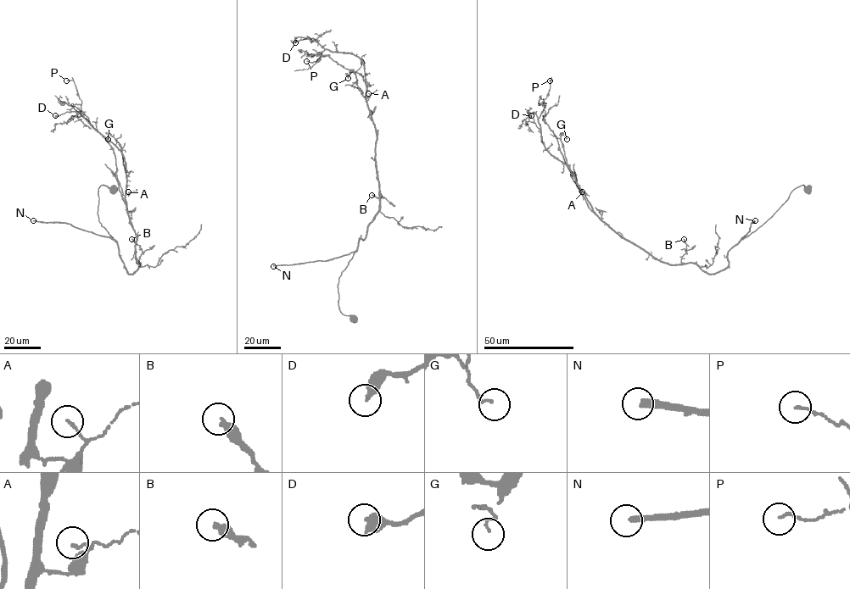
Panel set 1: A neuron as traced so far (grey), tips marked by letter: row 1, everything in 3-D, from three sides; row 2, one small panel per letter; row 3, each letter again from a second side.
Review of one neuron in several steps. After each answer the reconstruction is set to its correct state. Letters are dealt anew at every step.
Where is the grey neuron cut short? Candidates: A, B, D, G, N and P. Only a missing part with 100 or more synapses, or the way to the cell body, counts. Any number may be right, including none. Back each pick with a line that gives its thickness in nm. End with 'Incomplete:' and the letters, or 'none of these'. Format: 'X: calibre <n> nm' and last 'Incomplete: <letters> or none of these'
N: calibre 320 nm
Incomplete: N

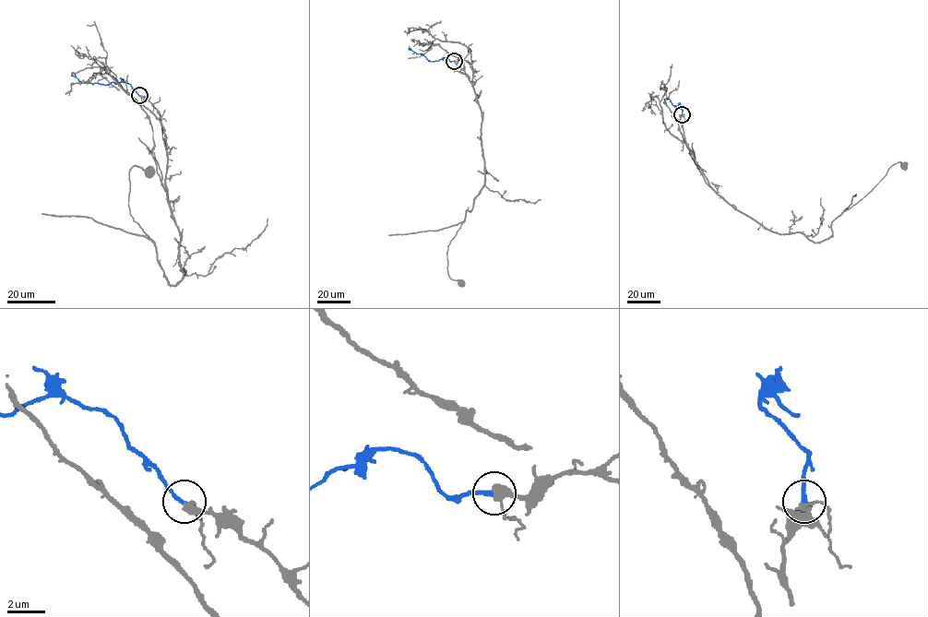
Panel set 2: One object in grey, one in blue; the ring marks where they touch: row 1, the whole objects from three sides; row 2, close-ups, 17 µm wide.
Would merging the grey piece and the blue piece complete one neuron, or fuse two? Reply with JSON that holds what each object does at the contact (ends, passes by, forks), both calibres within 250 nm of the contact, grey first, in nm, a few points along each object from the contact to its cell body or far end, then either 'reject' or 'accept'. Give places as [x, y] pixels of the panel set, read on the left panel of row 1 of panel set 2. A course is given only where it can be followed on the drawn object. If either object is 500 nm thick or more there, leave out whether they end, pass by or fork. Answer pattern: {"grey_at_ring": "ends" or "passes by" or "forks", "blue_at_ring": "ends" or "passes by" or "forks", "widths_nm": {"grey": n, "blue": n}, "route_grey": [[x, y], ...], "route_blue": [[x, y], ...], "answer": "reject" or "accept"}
{"grey_at_ring": "passes by", "blue_at_ring": "ends", "widths_nm": {"grey": 340, "blue": 240}, "route_grey": [[138, 95], [160, 115], [184, 270], [175, 285], [130, 214], [130, 170], [149, 172]], "route_blue": [[138, 95], [128, 83], [82, 83], [72, 73]], "answer": "accept"}

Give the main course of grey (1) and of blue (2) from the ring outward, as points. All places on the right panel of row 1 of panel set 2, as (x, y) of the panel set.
1: (682, 114), (688, 148), (719, 195), (773, 231), (815, 243), (829, 237), (831, 222), (887, 169), (902, 165)
2: (682, 114), (678, 106), (682, 105), (673, 106), (667, 100)

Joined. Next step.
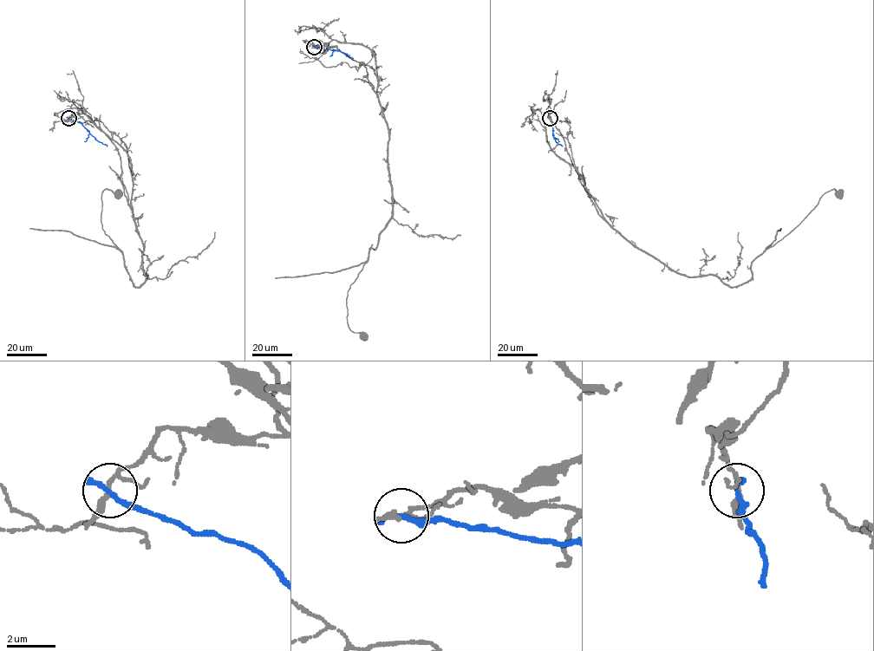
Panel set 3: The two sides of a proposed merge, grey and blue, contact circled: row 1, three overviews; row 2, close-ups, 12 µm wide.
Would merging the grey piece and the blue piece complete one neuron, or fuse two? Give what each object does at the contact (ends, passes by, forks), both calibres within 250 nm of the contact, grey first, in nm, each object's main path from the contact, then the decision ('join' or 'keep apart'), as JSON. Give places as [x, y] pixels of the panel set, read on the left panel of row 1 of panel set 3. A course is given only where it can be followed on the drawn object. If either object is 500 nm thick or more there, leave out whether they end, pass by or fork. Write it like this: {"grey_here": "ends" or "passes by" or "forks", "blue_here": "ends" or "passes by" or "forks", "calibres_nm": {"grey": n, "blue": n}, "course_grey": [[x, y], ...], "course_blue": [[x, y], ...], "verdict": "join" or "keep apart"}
{"grey_here": "forks", "blue_here": "ends", "calibres_nm": {"grey": 160, "blue": 280}, "course_grey": [[68, 118], [88, 115], [120, 153], [144, 249], [146, 279], [139, 287], [102, 228], [102, 192], [118, 193]], "course_blue": [[68, 118], [80, 122], [96, 139], [107, 146]], "verdict": "keep apart"}

